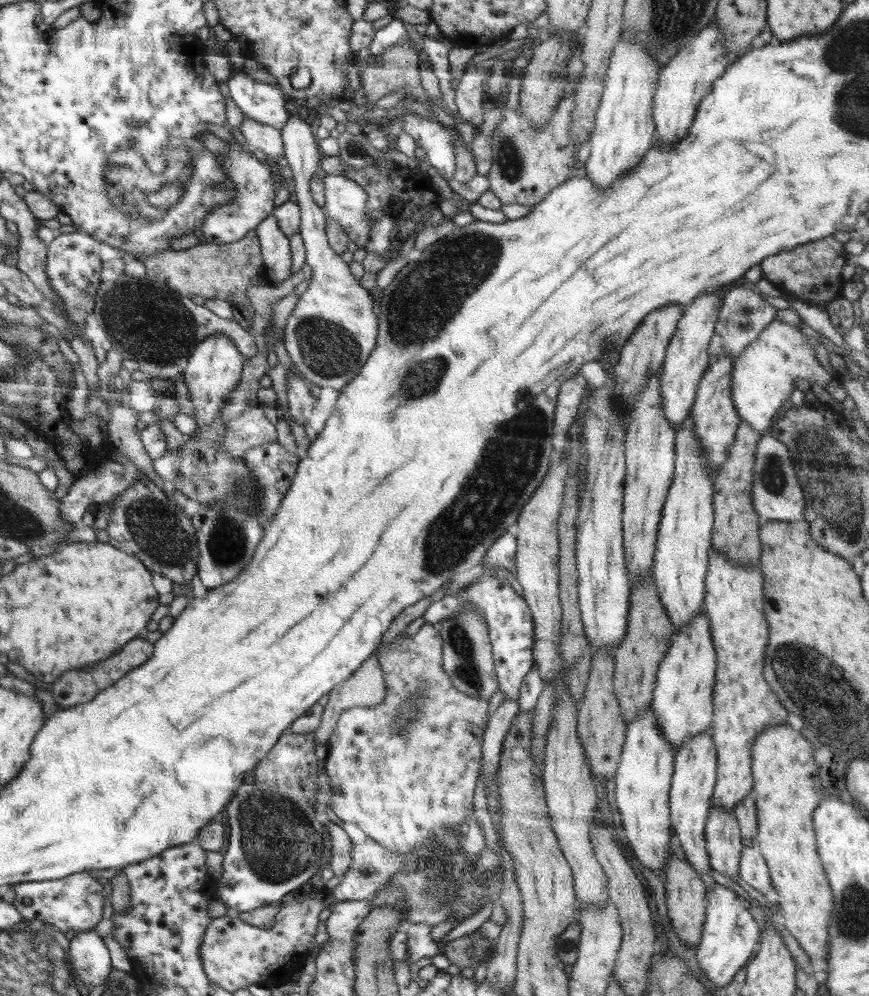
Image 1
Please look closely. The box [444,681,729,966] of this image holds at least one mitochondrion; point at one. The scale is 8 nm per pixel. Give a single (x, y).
(479, 953)

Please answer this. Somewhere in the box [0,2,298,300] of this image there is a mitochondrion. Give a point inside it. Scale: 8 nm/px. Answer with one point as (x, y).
(149, 195)

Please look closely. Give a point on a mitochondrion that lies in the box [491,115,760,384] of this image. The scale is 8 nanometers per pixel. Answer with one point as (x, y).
(512, 166)

